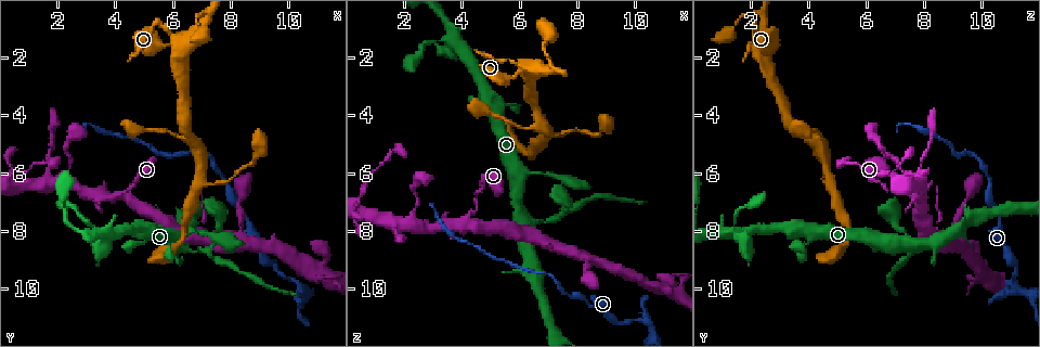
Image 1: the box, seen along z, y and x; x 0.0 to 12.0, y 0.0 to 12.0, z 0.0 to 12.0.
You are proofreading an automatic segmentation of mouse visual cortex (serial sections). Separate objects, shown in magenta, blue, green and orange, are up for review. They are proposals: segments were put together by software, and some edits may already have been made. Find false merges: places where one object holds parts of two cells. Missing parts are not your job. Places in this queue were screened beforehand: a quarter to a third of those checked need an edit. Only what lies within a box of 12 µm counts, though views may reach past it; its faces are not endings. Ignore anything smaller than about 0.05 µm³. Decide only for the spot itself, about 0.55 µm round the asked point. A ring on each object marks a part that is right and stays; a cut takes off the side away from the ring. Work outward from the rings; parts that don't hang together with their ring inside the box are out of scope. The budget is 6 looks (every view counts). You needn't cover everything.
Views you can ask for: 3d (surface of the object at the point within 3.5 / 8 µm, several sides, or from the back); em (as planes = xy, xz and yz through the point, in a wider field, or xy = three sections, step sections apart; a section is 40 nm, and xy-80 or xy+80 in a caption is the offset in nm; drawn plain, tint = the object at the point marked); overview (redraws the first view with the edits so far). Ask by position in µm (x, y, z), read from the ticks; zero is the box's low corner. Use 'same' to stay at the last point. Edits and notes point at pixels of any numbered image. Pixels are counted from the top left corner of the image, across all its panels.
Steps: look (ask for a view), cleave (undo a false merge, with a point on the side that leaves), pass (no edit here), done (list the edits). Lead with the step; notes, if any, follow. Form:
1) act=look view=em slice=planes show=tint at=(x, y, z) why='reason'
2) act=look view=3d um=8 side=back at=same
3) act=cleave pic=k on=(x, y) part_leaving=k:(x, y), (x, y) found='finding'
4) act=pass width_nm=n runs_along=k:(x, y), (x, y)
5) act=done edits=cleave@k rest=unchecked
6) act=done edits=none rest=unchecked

act=look view=3d um=3.5 at=(7.2, 8.7, 7.5) why='branch point'

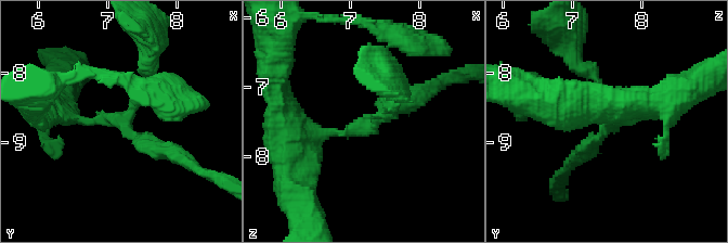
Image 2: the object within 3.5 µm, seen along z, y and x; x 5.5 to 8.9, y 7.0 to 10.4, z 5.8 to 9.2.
act=look view=em slice=xy step=2 show=plain at=(7.20, 8.75, 7.55) arms=3 arm_widths_nm=150,200,250

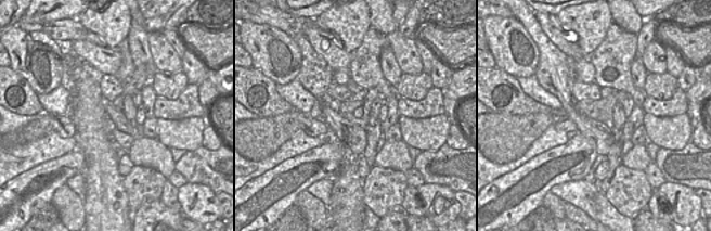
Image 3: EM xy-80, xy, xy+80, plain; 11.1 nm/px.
act=look view=em slice=xy step=2 show=tint at=same why='with the object marked'

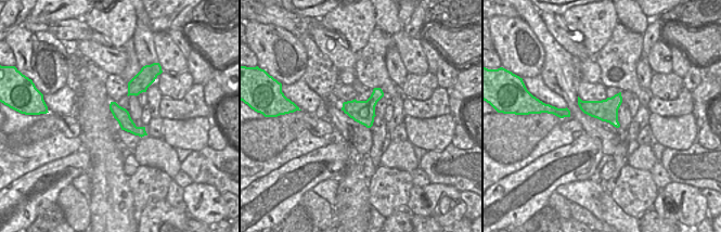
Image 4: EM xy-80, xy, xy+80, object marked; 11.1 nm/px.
act=cleave pic=2 on=(155, 154) width_nm=260 part_leaving=2:(135, 136), (222, 182) found='a second cell is stuck on'

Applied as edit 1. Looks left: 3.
act=look view=overview why='redraw'

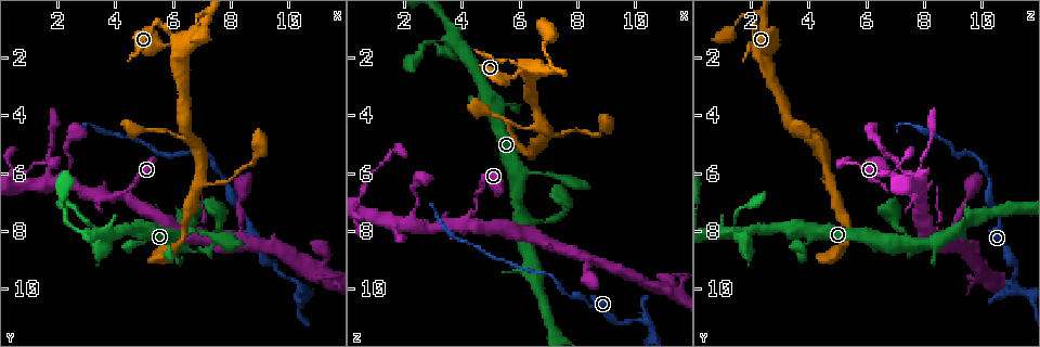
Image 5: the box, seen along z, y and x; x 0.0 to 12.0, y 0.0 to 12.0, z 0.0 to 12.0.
act=look view=3d um=8 at=(10.0, 9.6, 11.1) why='thin neck'

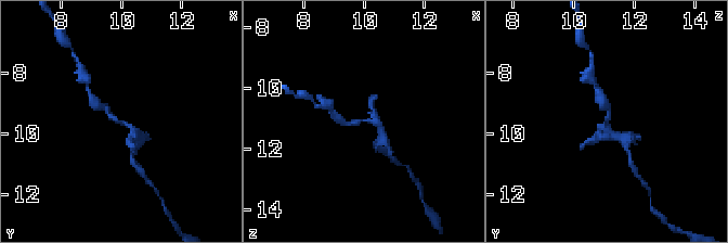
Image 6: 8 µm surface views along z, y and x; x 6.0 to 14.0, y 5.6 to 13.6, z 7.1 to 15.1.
act=look view=em slice=xy step=2 show=tint at=(10.0, 9.7, 11.1) arm_widths_nm=150,200 why='now the EM'

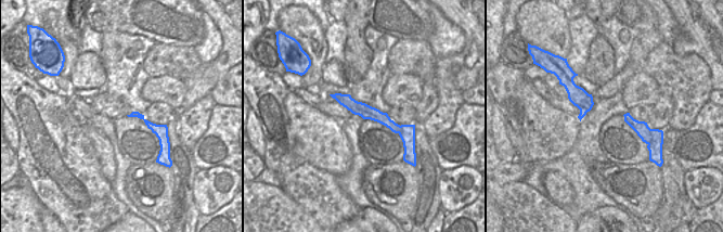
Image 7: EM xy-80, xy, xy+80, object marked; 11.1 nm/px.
act=cleave pic=6 on=(590, 141) border=7:(650, 129), (650, 142), (648, 144) found='two cells meet here'

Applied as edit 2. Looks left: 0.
act=done edits=cleave@2,cleave@6 rest=unchecked

